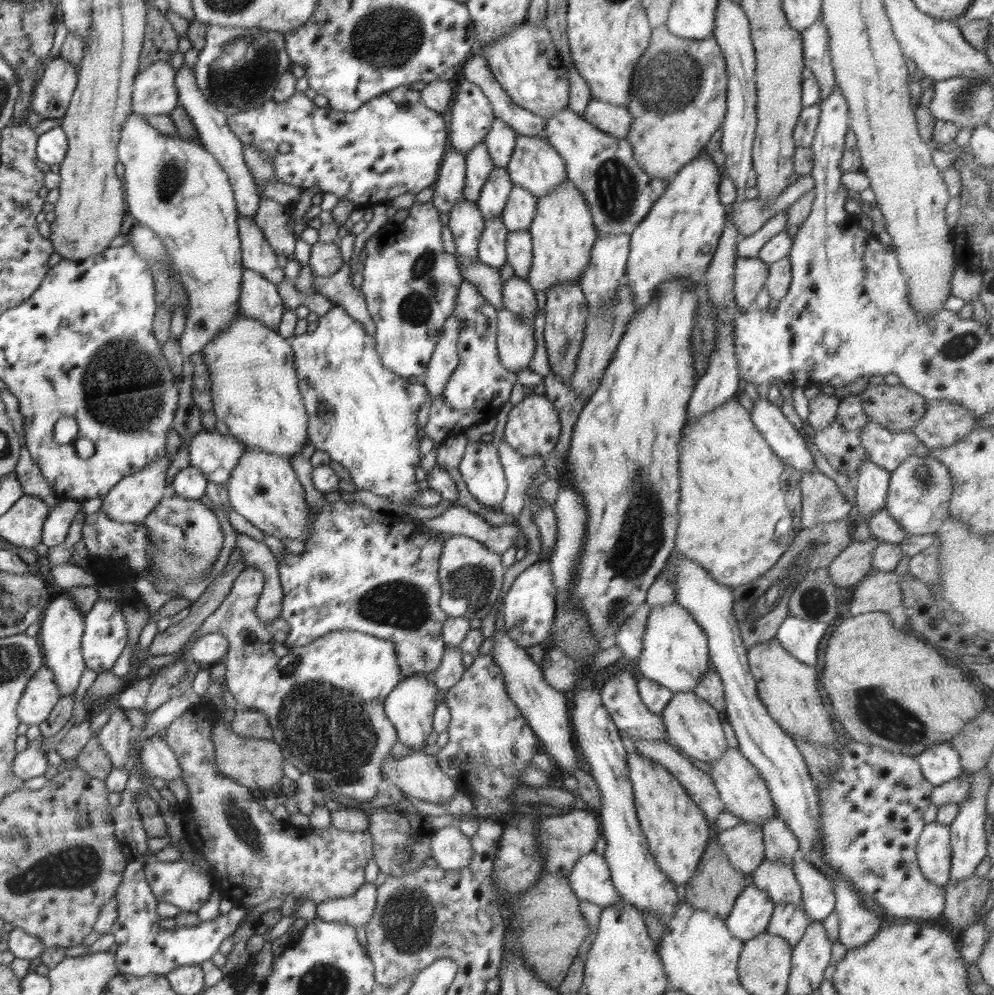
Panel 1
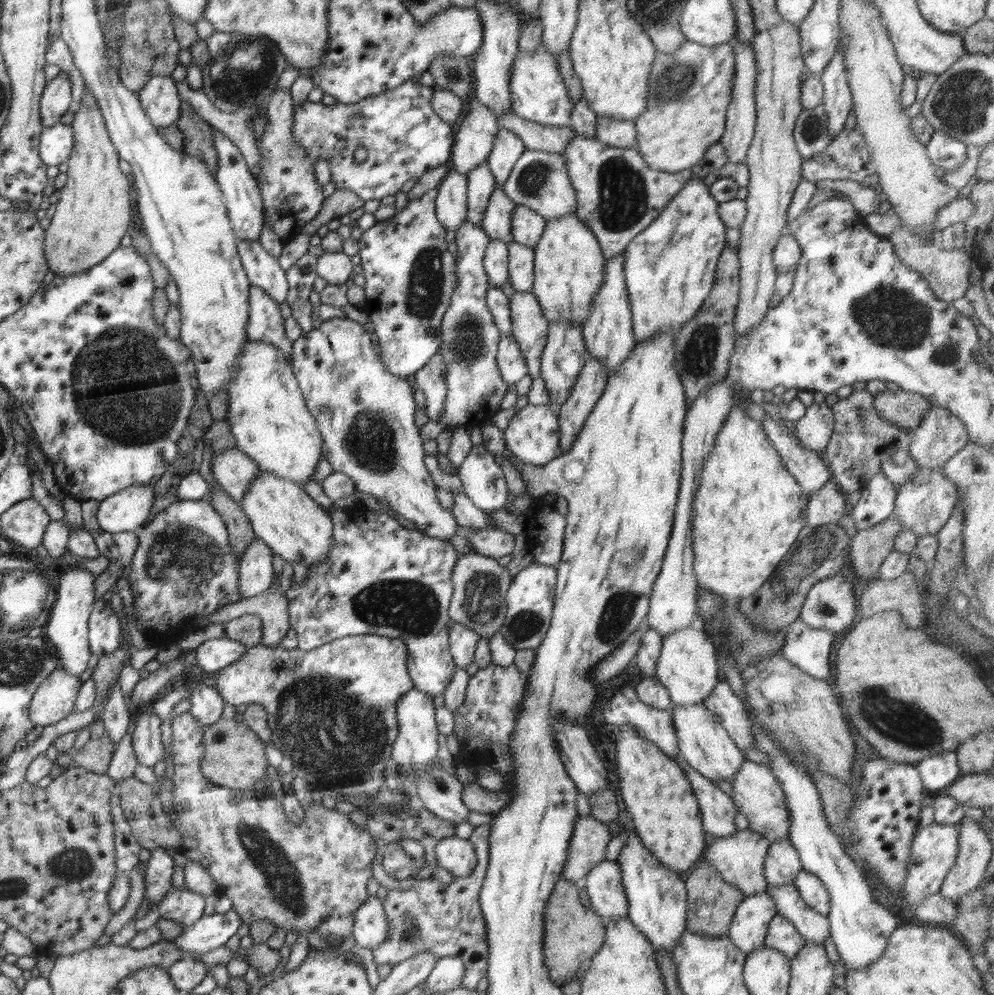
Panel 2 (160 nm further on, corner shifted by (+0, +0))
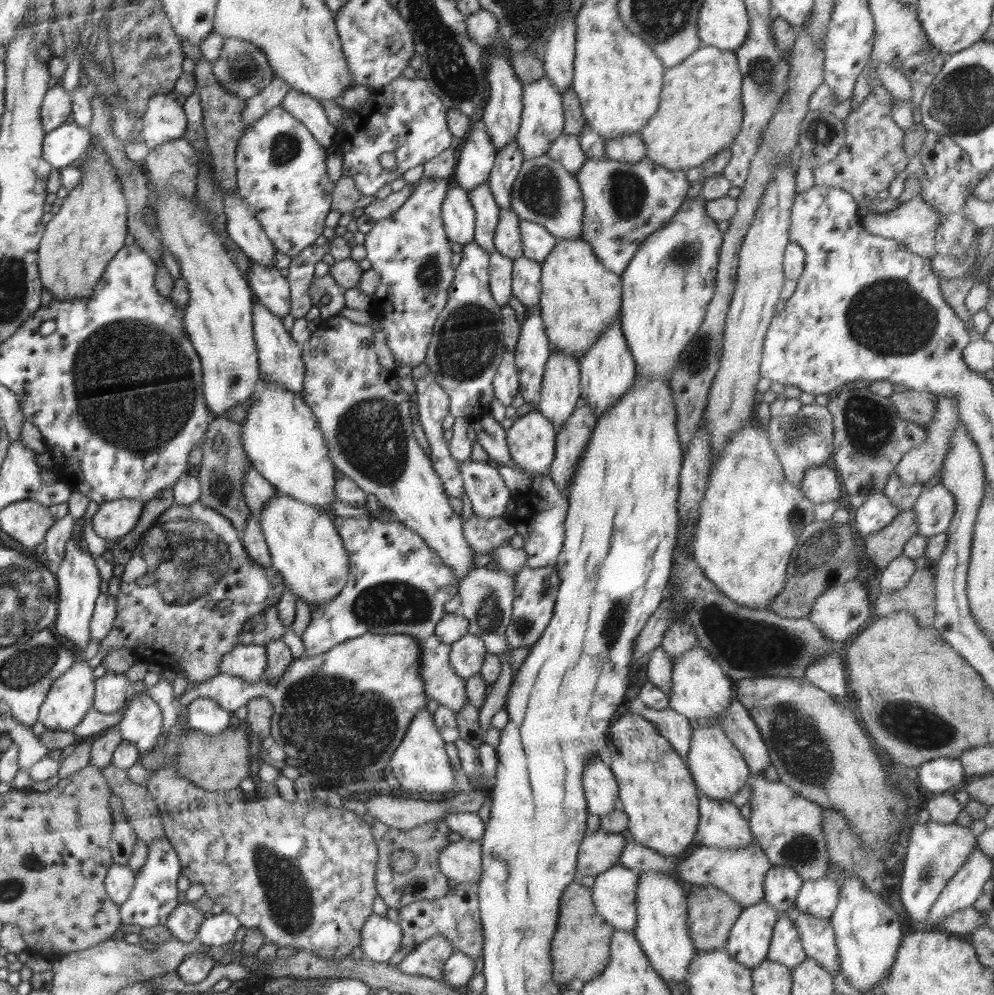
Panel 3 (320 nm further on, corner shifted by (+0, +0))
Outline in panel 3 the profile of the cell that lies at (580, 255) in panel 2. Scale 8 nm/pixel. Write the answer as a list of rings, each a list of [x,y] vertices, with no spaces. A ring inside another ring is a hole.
[[[581,237],[557,241],[541,267],[542,294],[538,307],[551,350],[581,360],[617,314],[621,314],[621,275],[604,268]]]

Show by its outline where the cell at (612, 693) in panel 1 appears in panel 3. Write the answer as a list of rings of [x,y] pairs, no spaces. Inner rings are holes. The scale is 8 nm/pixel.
[[[670,706],[664,710],[646,707],[636,714],[640,714],[653,722],[659,733],[668,740],[683,760],[685,756],[688,756],[693,735],[692,722],[689,719]]]

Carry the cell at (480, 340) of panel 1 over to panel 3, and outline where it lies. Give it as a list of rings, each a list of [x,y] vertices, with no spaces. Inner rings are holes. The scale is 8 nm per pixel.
[[[473,240],[463,245],[460,265],[455,269],[452,289],[446,306],[437,316],[433,335],[427,348],[425,363],[429,366],[436,382],[446,391],[449,398],[449,414],[454,419],[469,419],[470,424],[490,414],[490,403],[494,400],[493,378],[505,355],[504,329],[501,308],[494,302],[489,287],[490,255]]]

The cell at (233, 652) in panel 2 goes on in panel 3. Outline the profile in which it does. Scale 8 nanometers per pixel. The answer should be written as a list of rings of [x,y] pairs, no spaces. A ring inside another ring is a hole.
[[[237,644],[231,652],[224,655],[219,672],[239,676],[246,682],[254,684],[263,680],[263,675],[268,673],[266,668],[267,656],[264,645]]]

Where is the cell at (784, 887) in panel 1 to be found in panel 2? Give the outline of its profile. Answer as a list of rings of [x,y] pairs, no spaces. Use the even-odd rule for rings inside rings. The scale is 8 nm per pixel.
[[[768,884],[766,893],[772,897],[777,914],[790,921],[796,927],[796,931],[804,937],[805,942],[824,944],[830,937],[827,915],[820,915],[810,909],[802,901],[800,892],[793,884],[782,886],[769,886]]]

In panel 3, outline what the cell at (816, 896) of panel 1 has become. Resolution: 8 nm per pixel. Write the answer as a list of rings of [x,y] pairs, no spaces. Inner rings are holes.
[[[828,876],[818,880],[803,881],[795,906],[798,911],[829,920],[836,911],[839,886]]]

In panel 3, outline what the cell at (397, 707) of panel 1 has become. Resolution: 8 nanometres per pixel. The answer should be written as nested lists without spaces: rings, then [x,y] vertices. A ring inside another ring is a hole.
[[[426,706],[413,719],[400,746],[392,753],[389,765],[405,793],[441,792],[453,794],[454,770],[444,749],[445,740]]]

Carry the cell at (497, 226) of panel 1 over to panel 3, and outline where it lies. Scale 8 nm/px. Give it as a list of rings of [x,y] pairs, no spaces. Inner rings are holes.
[[[498,251],[489,253],[489,287],[492,298],[498,306],[508,304],[513,297],[511,293],[511,280],[513,260],[502,256]]]

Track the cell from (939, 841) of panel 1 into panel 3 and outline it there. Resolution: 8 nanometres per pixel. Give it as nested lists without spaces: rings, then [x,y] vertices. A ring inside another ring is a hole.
[[[918,822],[911,828],[900,882],[900,898],[908,915],[918,922],[924,920],[925,923],[942,889],[963,867],[975,846],[977,836],[972,833],[970,827],[958,823]]]

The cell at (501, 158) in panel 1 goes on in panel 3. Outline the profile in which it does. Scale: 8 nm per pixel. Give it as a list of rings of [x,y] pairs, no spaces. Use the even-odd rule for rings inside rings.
[[[516,141],[497,151],[487,181],[499,208],[511,209],[512,185],[524,161],[522,151]]]

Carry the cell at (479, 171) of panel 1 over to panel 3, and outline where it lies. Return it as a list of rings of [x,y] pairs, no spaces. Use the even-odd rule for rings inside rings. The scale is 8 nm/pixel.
[[[488,181],[479,184],[471,190],[469,197],[475,212],[475,237],[474,241],[486,252],[495,251],[494,235],[498,226],[499,206],[490,190]]]

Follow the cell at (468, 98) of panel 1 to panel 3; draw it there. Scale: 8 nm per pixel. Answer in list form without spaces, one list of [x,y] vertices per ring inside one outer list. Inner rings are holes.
[[[480,117],[473,120],[468,137],[460,150],[460,159],[452,175],[457,183],[469,193],[490,176],[497,150]]]

